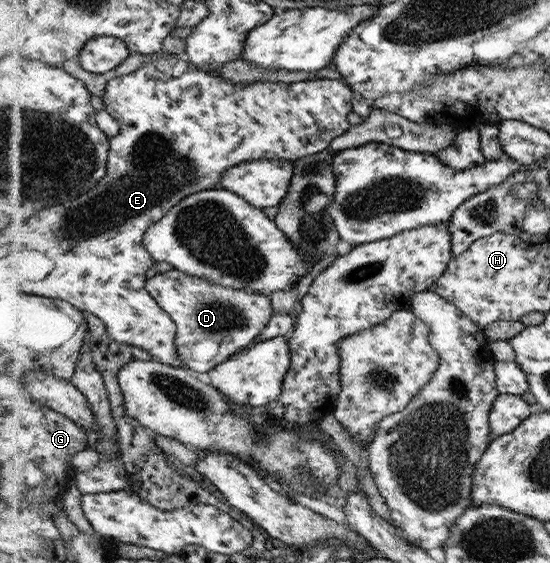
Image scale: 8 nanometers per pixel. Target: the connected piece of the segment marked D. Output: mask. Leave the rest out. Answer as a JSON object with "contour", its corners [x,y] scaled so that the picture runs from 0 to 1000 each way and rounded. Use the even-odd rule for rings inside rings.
{"contour":[[[318,476],[269,496],[267,510],[324,575],[324,623],[338,650],[358,661],[382,663],[453,618],[500,558],[485,522],[395,504]]]}

